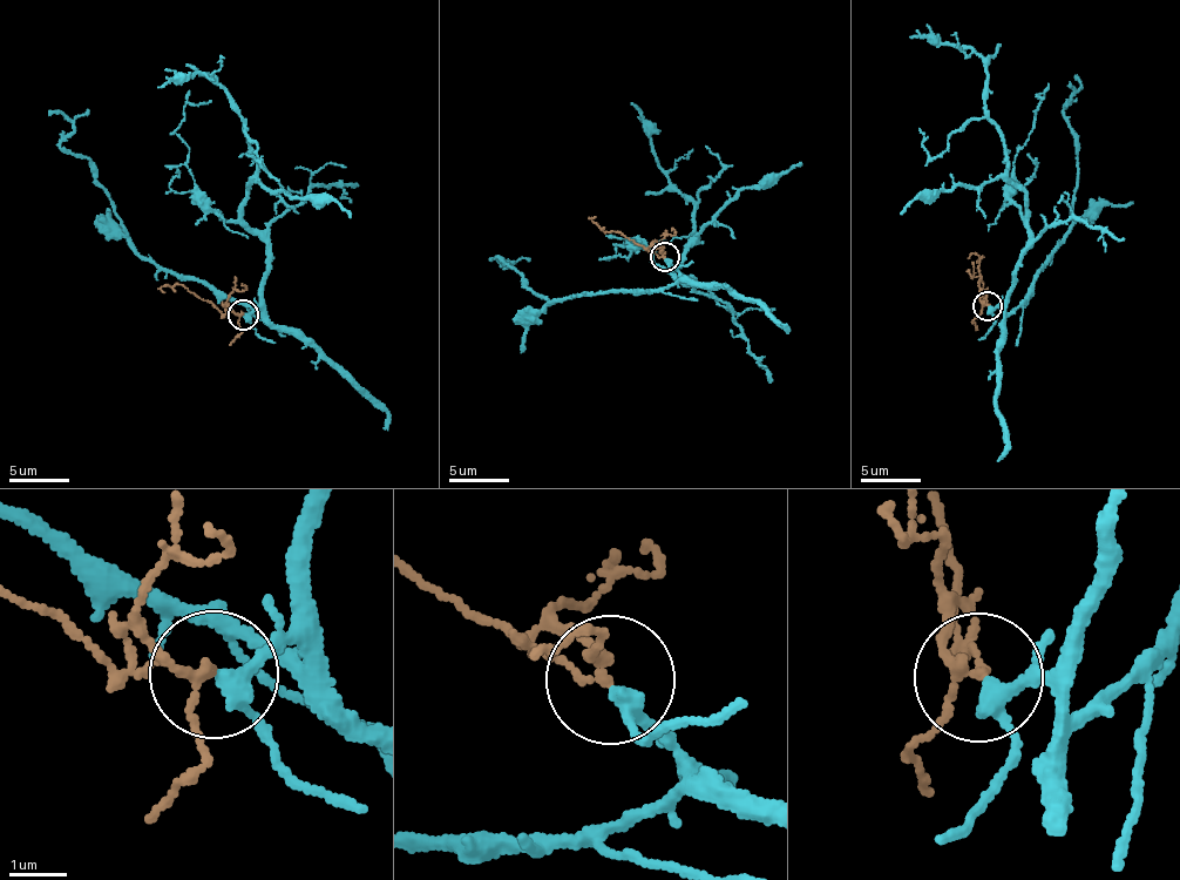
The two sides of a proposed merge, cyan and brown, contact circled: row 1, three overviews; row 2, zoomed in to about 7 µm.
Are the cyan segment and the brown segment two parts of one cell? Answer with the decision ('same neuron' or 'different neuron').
same neuron

